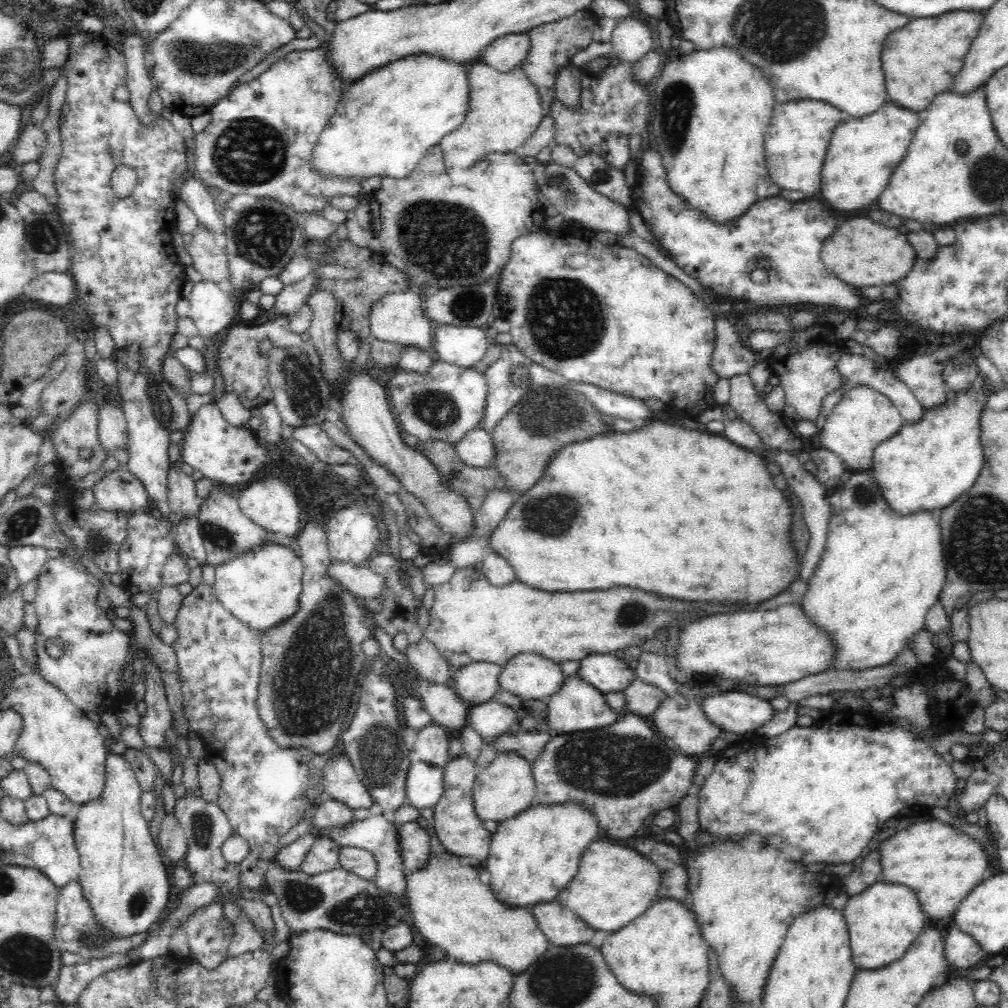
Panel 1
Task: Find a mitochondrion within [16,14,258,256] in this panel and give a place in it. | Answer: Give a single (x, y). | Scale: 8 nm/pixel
(194, 57)

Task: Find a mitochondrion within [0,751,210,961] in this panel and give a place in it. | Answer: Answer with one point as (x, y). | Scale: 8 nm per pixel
(90, 937)

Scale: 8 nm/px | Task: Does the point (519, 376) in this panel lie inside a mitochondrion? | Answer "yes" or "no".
yes

